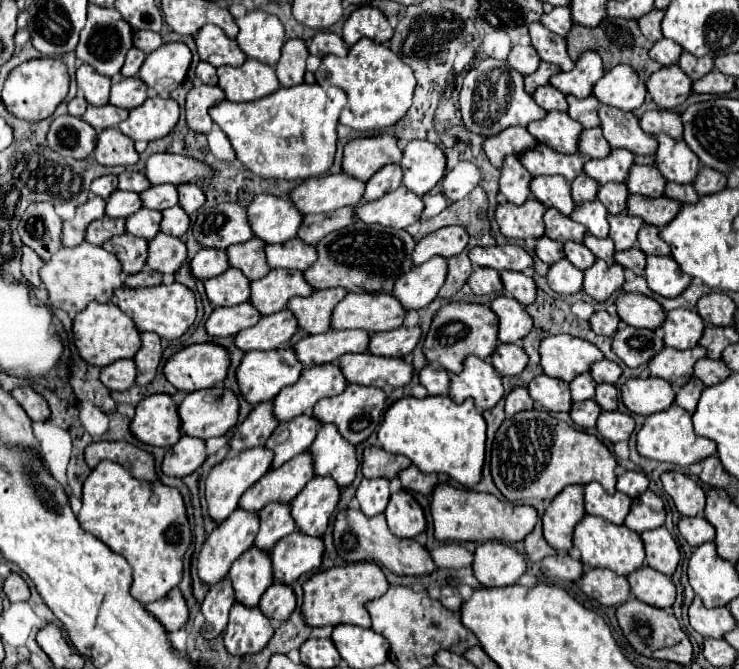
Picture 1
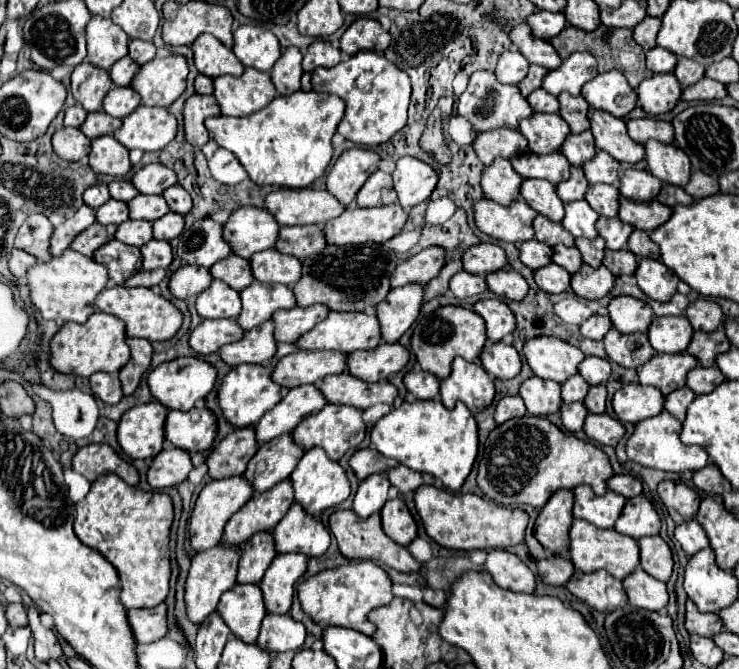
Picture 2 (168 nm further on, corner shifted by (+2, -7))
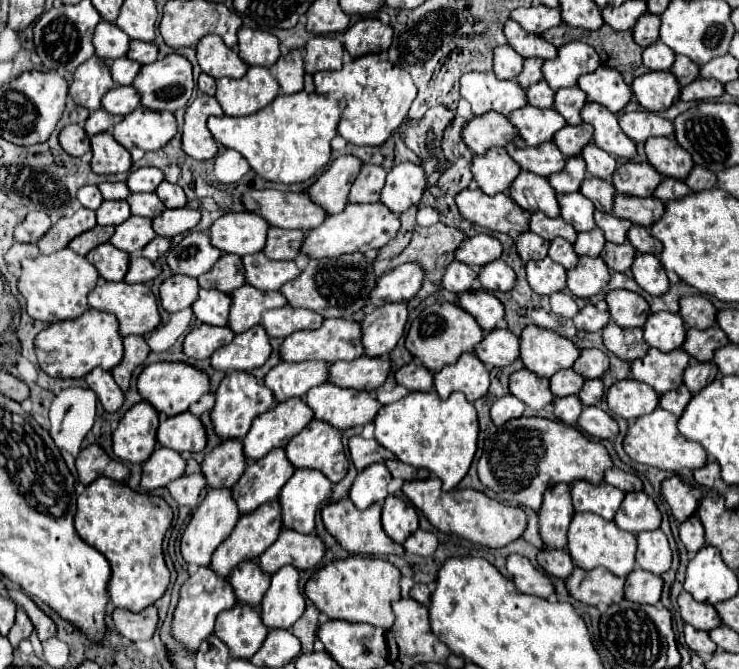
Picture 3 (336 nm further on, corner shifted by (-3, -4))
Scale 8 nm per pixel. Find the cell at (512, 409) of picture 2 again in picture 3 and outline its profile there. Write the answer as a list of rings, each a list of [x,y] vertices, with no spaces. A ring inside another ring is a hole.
[[[505,395],[501,399],[497,399],[491,407],[491,419],[497,427],[501,427],[503,423],[507,423],[509,419],[521,417],[525,413],[525,405],[523,401],[519,401],[515,395]]]

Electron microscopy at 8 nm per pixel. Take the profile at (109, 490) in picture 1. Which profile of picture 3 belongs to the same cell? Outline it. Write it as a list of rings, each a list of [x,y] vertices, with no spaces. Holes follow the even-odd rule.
[[[99,477],[77,497],[75,529],[91,547],[99,549],[109,565],[109,599],[119,609],[141,611],[153,605],[169,585],[169,569],[163,557],[163,537],[171,527],[173,511],[159,495],[137,493],[129,485]]]

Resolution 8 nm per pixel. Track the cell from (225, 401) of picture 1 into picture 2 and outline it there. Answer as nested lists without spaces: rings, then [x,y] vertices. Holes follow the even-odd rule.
[[[192,408],[188,412],[172,410],[164,422],[164,438],[186,452],[210,450],[216,436],[216,416],[208,408]]]

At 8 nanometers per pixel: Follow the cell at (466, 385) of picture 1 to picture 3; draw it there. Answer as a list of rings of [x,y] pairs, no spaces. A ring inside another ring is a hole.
[[[463,353],[457,363],[435,373],[435,391],[445,401],[453,391],[461,391],[467,401],[477,401],[489,391],[489,371],[475,353]]]

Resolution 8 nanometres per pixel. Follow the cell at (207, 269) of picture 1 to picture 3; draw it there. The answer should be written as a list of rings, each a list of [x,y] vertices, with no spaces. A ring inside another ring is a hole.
[[[173,275],[167,281],[163,281],[159,293],[161,293],[161,305],[169,313],[175,313],[179,309],[191,307],[197,301],[199,283],[197,279],[187,275]]]

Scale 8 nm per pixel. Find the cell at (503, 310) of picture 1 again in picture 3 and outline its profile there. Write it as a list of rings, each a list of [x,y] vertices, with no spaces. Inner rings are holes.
[[[487,291],[461,293],[459,295],[459,305],[463,309],[467,309],[467,313],[471,313],[477,319],[479,327],[485,333],[505,325],[505,307],[503,307],[503,303]]]

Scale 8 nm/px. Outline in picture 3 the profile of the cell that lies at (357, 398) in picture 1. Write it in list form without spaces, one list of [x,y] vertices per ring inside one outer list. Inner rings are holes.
[[[313,419],[301,433],[297,433],[285,447],[291,463],[323,471],[333,483],[339,483],[347,473],[347,457],[341,451],[341,429]]]

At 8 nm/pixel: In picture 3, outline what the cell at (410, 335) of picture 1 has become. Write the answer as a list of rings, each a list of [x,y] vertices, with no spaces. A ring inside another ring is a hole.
[[[357,357],[353,361],[337,361],[329,369],[329,381],[339,387],[373,391],[385,383],[391,371],[391,359],[387,357]]]

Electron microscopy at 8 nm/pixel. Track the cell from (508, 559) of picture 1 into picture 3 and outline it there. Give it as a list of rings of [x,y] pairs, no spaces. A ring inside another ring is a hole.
[[[509,555],[505,565],[499,569],[503,577],[515,583],[515,587],[525,595],[535,595],[547,599],[553,593],[553,583],[547,575],[537,571],[531,561],[523,555]]]

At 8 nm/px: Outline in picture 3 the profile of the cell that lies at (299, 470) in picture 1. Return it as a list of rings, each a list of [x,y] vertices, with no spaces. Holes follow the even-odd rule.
[[[279,499],[275,501],[267,501],[267,505],[261,505],[259,509],[255,509],[255,513],[247,513],[241,515],[241,519],[237,521],[235,529],[231,531],[231,535],[215,549],[213,559],[211,559],[211,567],[215,569],[215,573],[219,573],[221,577],[227,577],[231,573],[231,569],[243,561],[243,559],[255,559],[259,557],[279,535],[283,523],[281,523],[281,509],[279,509]]]

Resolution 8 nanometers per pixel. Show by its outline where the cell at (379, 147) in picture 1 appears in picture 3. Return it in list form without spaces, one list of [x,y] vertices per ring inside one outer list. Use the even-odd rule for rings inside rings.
[[[341,155],[337,157],[323,175],[309,187],[311,199],[317,199],[327,213],[341,213],[349,203],[349,191],[353,181],[359,177],[363,161],[355,155]]]

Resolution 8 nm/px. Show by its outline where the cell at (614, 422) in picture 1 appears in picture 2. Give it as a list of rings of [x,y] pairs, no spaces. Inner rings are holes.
[[[588,414],[582,430],[586,432],[588,440],[600,446],[616,446],[618,440],[624,436],[624,426],[608,414]]]

